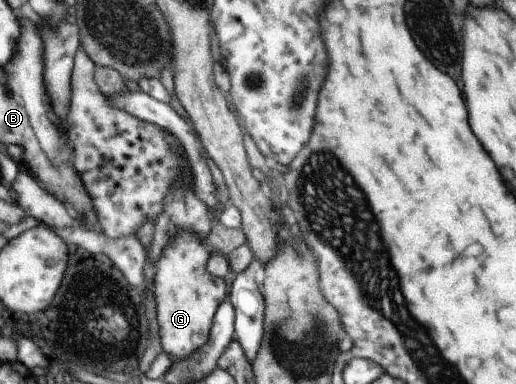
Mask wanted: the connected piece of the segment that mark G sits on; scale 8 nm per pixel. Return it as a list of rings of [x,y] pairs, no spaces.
[[[183,230],[164,249],[160,259],[154,265],[155,275],[153,277],[152,291],[155,297],[161,353],[167,355],[171,364],[189,358],[208,343],[208,339],[211,337],[212,319],[215,317],[218,307],[223,302],[223,297],[225,297],[225,285],[223,285],[221,278],[211,277],[203,269],[207,257],[209,257],[209,249],[205,247],[204,241],[188,230]]]

